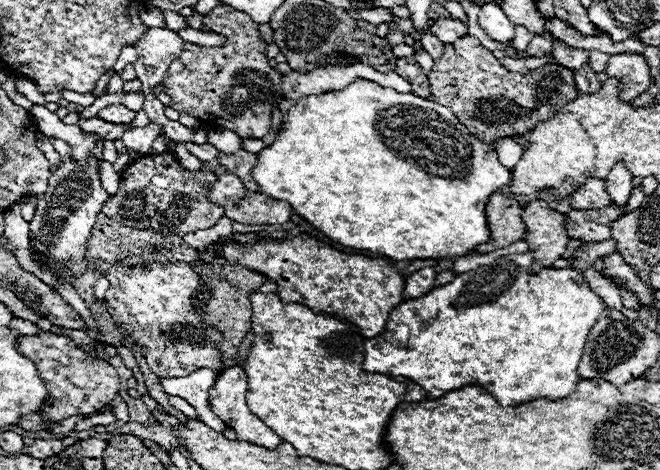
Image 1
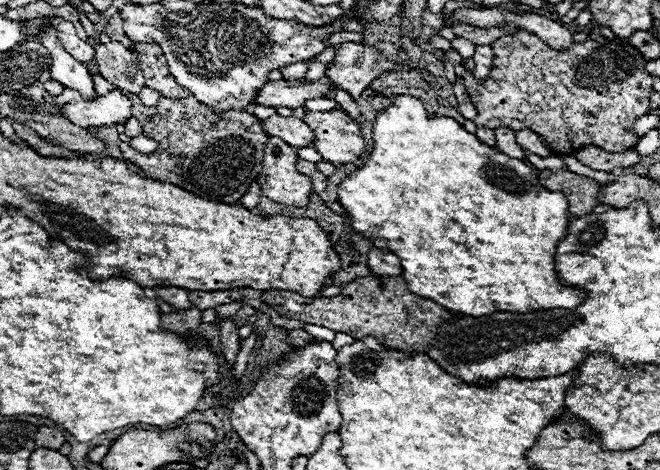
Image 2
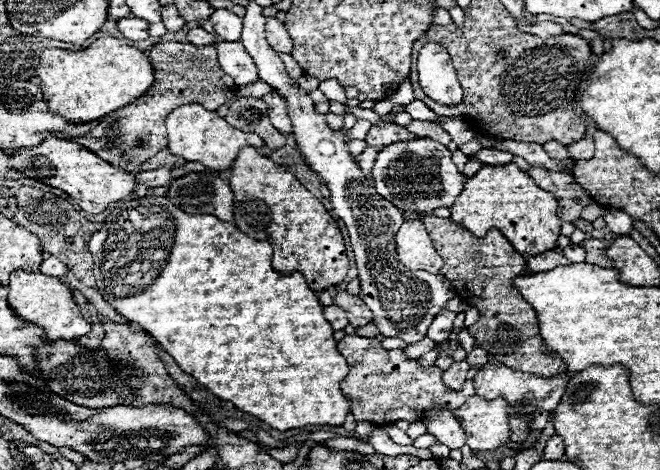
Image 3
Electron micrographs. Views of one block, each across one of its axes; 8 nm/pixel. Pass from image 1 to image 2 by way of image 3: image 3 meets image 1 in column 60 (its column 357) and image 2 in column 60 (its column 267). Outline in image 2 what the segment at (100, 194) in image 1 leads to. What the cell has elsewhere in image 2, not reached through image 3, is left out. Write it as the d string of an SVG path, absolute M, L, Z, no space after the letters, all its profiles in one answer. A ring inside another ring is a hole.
M46 28L40 36L38 42L44 42L44 48L48 48L50 58L52 58L52 78L58 80L60 84L64 84L66 88L78 90L82 96L92 98L94 96L94 84L90 78L90 72L86 70L86 66L82 62L78 62L76 58L72 58L60 38L58 38L58 30L56 28Z

